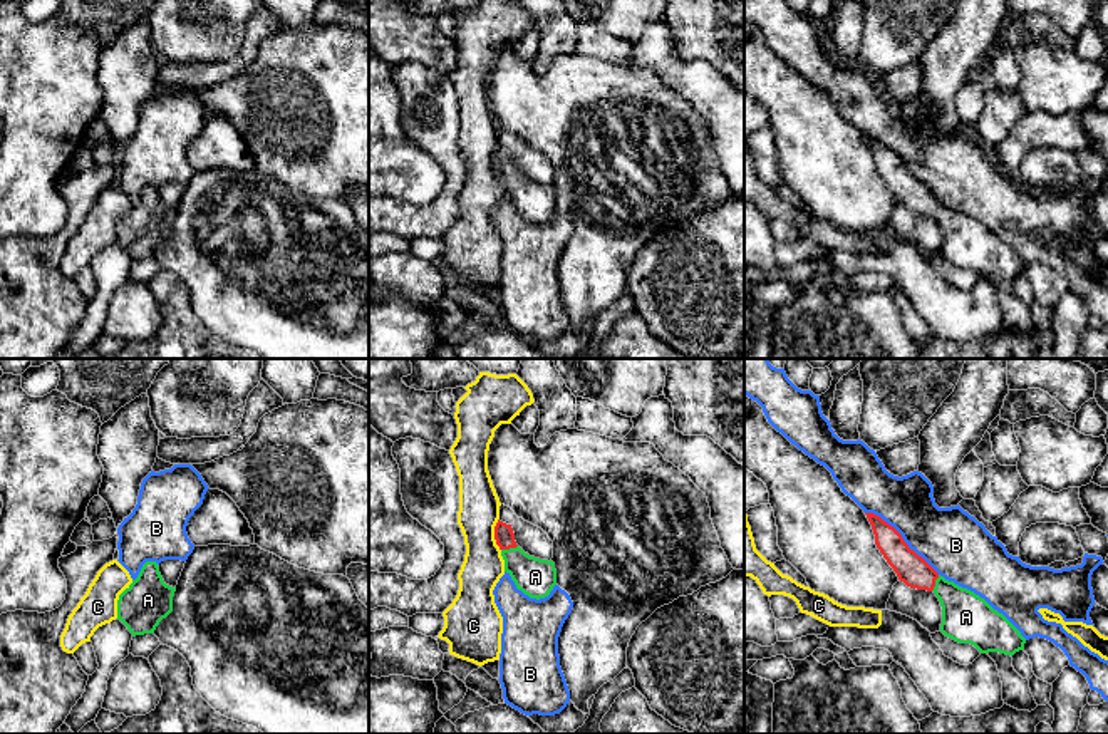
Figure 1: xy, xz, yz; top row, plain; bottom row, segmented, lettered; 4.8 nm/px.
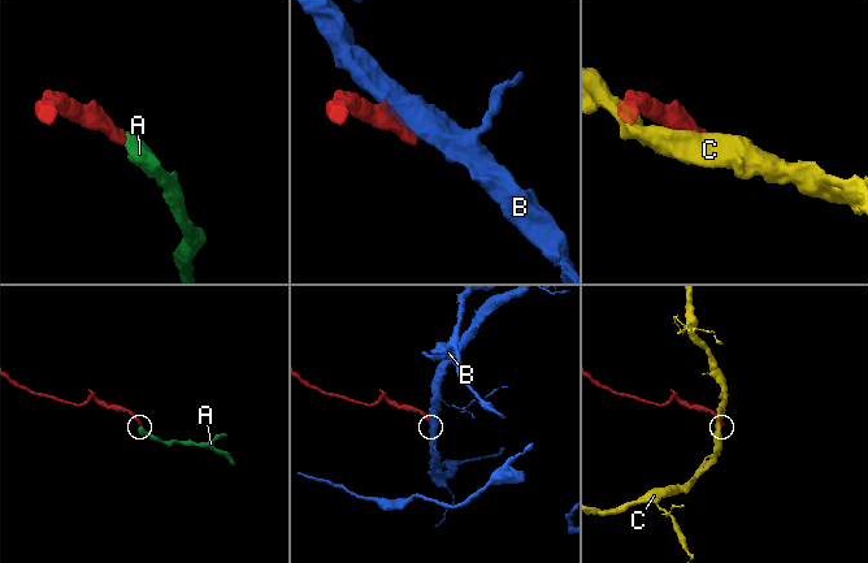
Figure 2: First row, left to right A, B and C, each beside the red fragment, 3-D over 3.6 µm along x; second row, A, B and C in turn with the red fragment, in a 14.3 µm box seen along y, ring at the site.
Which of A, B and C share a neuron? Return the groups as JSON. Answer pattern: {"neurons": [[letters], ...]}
{"neurons": [["A"], ["B"], ["C"]]}

